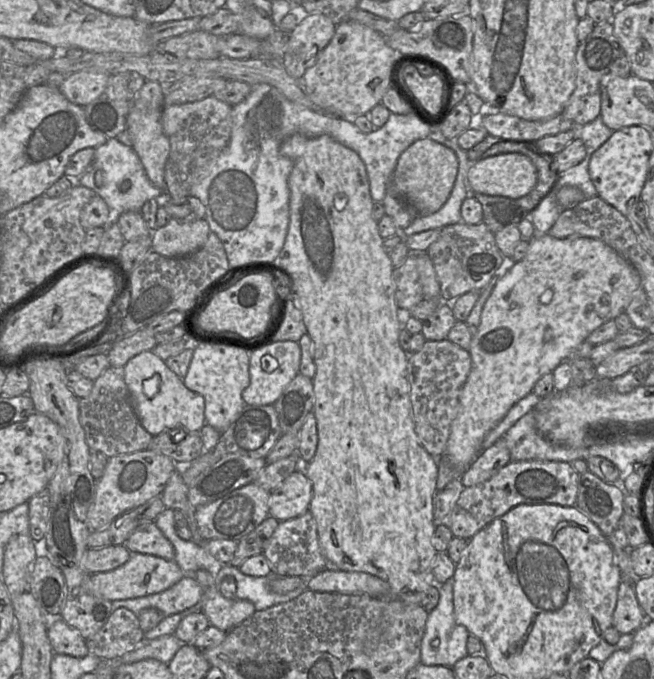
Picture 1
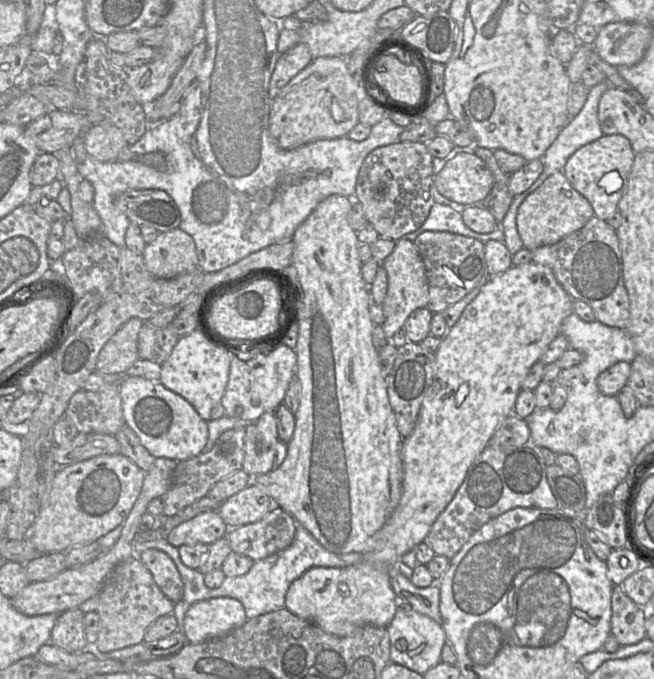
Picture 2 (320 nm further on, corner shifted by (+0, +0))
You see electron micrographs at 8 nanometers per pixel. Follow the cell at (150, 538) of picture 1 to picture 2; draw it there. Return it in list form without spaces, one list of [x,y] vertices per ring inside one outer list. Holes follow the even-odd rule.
[[[147,549],[137,556],[152,573],[161,591],[173,603],[179,602],[183,597],[184,584],[170,556],[159,549]]]

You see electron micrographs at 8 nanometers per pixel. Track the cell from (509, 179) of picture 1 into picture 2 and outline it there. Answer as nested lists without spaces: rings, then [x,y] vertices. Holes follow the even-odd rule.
[[[473,148],[470,149],[436,168],[434,194],[437,191],[461,204],[479,202],[488,196],[494,184],[493,174],[487,164],[473,153]]]

